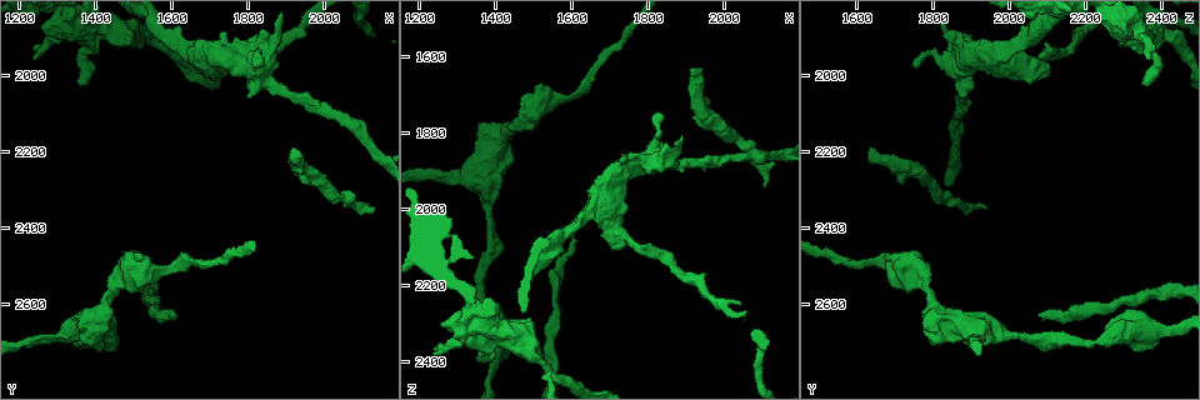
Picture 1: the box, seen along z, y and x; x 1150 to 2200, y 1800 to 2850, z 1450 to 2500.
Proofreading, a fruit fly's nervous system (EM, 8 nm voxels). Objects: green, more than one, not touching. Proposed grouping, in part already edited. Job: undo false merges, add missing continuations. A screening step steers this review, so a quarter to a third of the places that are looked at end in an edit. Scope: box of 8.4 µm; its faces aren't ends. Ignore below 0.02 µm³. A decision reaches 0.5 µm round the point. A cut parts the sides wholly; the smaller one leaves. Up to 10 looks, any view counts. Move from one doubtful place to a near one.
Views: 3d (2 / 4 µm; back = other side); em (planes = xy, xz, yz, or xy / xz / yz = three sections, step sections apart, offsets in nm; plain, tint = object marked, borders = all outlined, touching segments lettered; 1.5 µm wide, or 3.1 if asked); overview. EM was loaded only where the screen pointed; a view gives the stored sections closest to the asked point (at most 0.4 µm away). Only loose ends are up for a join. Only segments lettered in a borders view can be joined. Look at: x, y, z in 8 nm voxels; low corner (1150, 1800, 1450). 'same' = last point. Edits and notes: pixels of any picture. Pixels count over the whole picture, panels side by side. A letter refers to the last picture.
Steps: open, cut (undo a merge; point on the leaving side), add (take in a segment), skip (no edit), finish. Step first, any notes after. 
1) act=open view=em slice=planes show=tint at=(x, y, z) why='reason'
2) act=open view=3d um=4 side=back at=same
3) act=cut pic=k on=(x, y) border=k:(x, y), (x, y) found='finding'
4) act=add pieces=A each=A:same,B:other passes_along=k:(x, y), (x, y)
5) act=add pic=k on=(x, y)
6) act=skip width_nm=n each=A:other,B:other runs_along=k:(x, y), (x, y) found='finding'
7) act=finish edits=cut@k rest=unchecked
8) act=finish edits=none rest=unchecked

act=open view=3d um=4 at=(1915, 2180, 1630) why='free end'

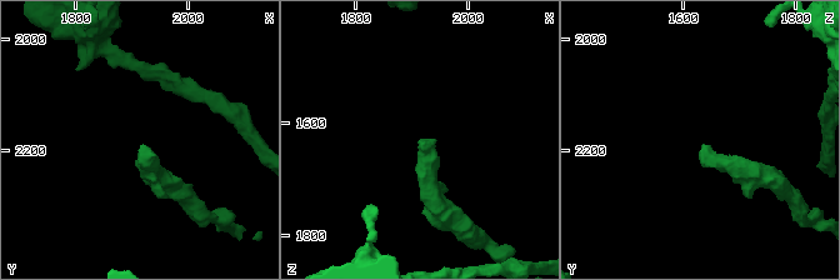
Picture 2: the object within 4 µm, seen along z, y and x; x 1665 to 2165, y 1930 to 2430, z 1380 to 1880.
act=open view=em slice=yz step=4 show=borders at=(1925, 2190, 1635) why='need the tissue'

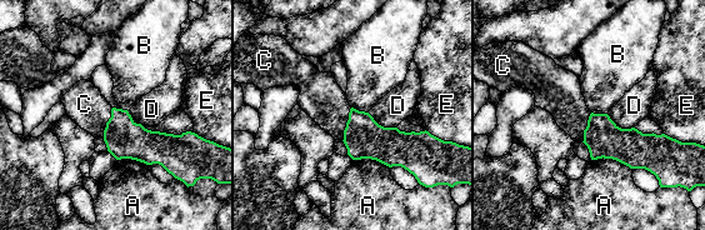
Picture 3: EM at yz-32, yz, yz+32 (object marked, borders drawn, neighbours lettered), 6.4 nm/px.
act=open view=em slice=planes show=borders at=same why='cut it another way'

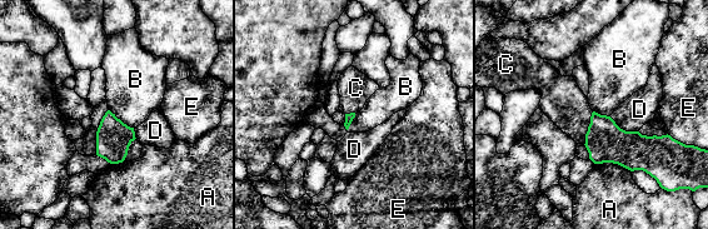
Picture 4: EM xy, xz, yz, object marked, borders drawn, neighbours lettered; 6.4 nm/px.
act=add pic=4 on=(562, 100) each=A:other,B:other,C:same,D:other,E:other passes_along=4:(606, 142), (588, 128), (562, 100) found='the cell continues'

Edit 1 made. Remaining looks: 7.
act=open view=3d um=2 at=(1745, 1895, 1860) why='free end'

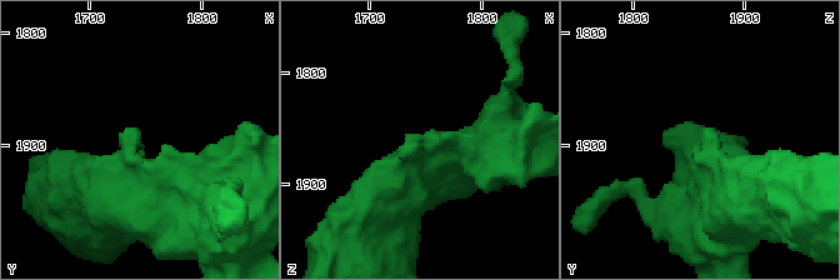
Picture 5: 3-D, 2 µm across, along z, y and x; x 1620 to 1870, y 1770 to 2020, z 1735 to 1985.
act=open view=em slice=xz step=4 show=borders at=(1738, 1886, 1860)

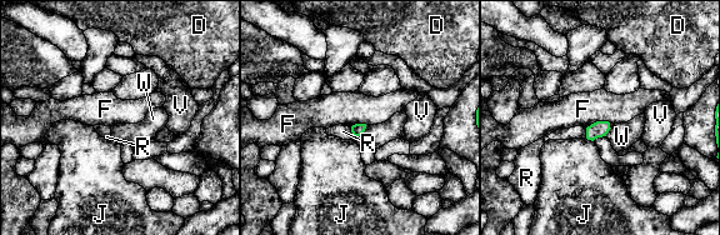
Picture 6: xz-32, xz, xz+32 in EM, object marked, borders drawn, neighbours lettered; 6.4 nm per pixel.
act=add pic=6 on=(343, 131) each=D:other,F:other,J:other,R:same,V:other,W:other passes_along=6:(358, 129), (351, 131), (343, 131) found='the cell continues'

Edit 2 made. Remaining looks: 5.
act=open view=em slice=xz step=4 show=borders at=(1615, 2625, 2085) why='branch stops here'

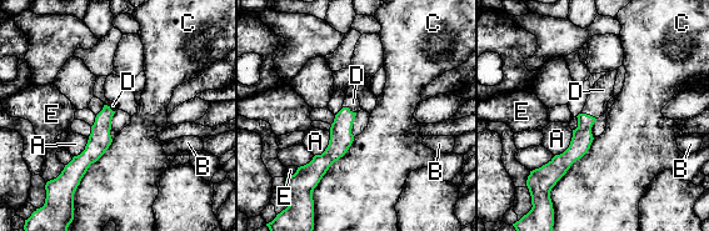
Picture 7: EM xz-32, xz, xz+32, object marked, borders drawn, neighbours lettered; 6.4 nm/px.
act=add pic=7 on=(353, 103) each=A:other,B:other,C:other,D:same,E:other passes_along=7:(340, 140), (349, 109), (353, 103) found='the cell continues'

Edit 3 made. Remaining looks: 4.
act=open view=em slice=planes show=plain at=(1370, 2695, 2230) why='narrows sharply'

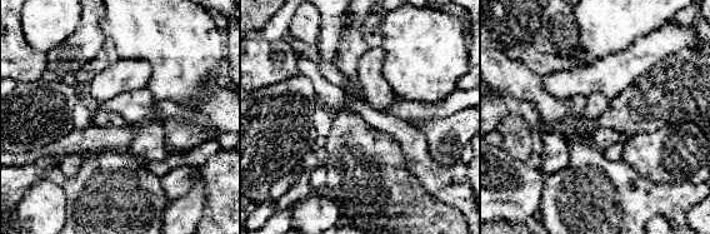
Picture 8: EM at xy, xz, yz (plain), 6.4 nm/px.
act=open view=em slice=planes show=borders at=same why='what lies round it'

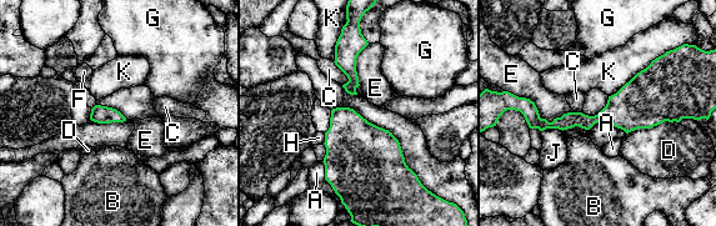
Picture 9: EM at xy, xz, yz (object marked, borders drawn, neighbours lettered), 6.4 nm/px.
act=skip each=A:other,B:other,C:other,D:other,E:other,F:other,G:other,H:other,J:other,K:other runs_along=9:(524, 106), (541, 124), (674, 117) found='one cell here'

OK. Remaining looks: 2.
act=finish edits=add@4,add@6,add@7 rest=unchecked

